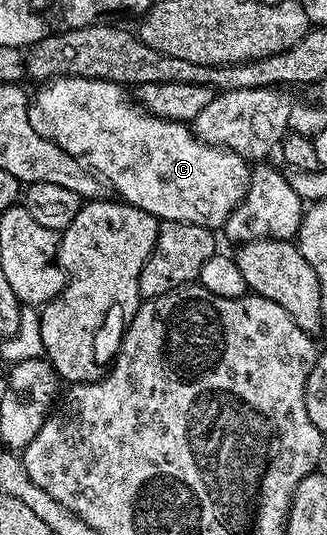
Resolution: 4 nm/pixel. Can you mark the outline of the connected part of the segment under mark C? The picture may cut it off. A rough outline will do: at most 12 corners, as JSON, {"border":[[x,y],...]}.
{"border":[[68,74],[39,135],[160,221],[222,229],[247,160]]}

